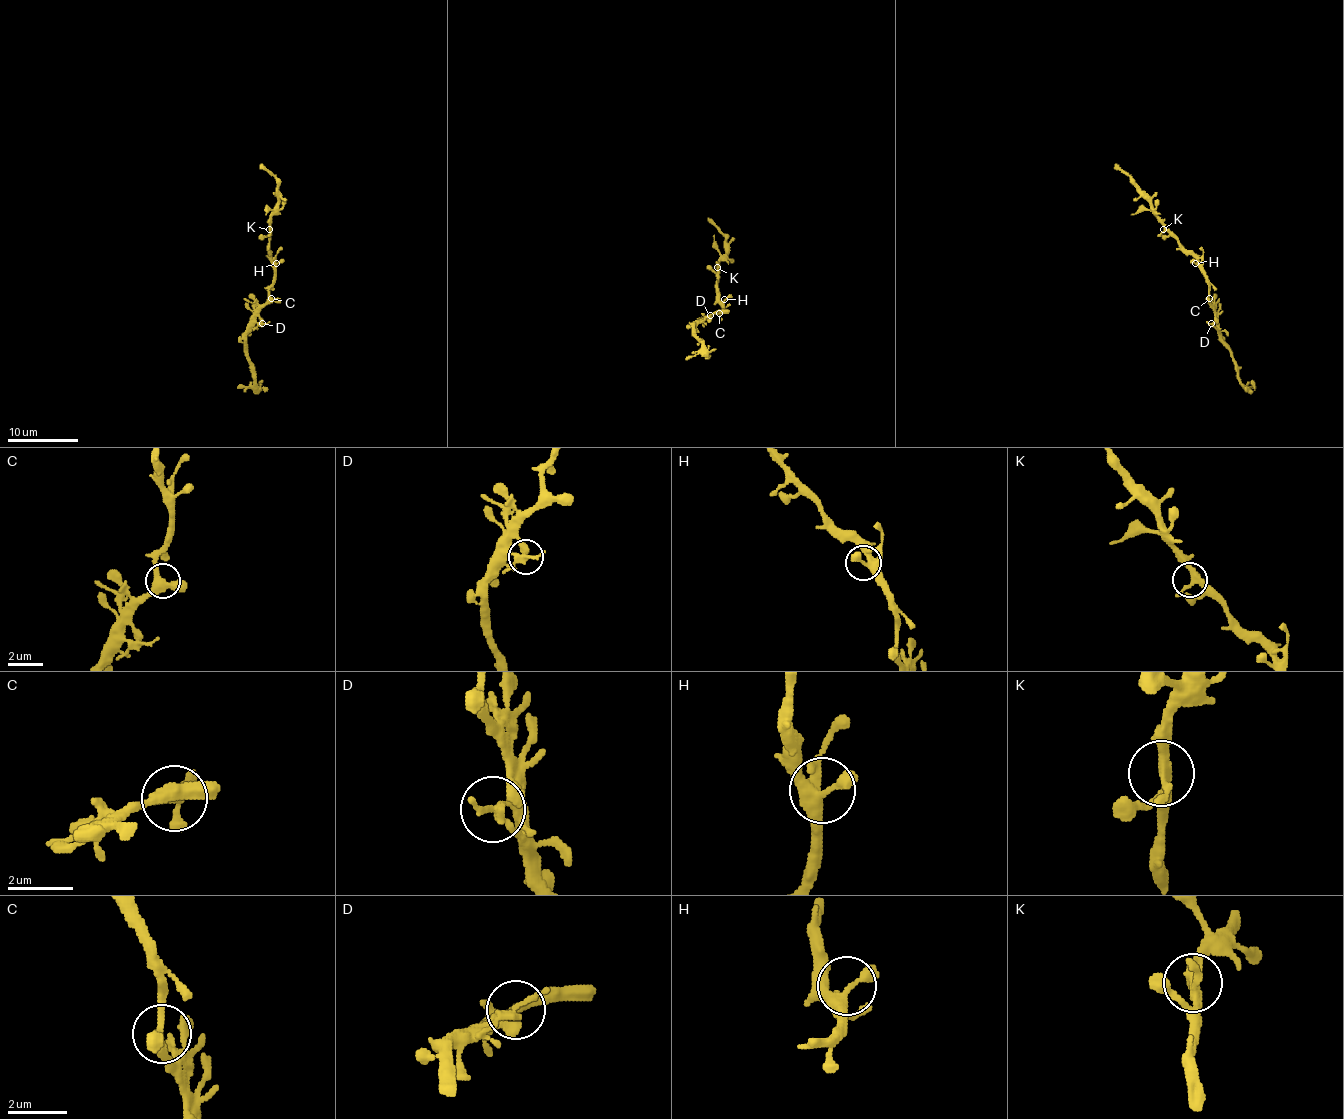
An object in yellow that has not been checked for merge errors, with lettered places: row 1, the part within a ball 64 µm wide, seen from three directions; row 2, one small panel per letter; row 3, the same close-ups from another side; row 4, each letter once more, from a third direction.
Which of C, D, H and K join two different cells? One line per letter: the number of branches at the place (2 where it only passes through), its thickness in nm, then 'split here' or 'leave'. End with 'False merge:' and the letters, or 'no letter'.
C: 3 | 380 nm | leave
D: 4 | 240 nm | leave
H: 4 | 320 nm | leave
K: 3 | 260 nm | leave
False merge: no letter

